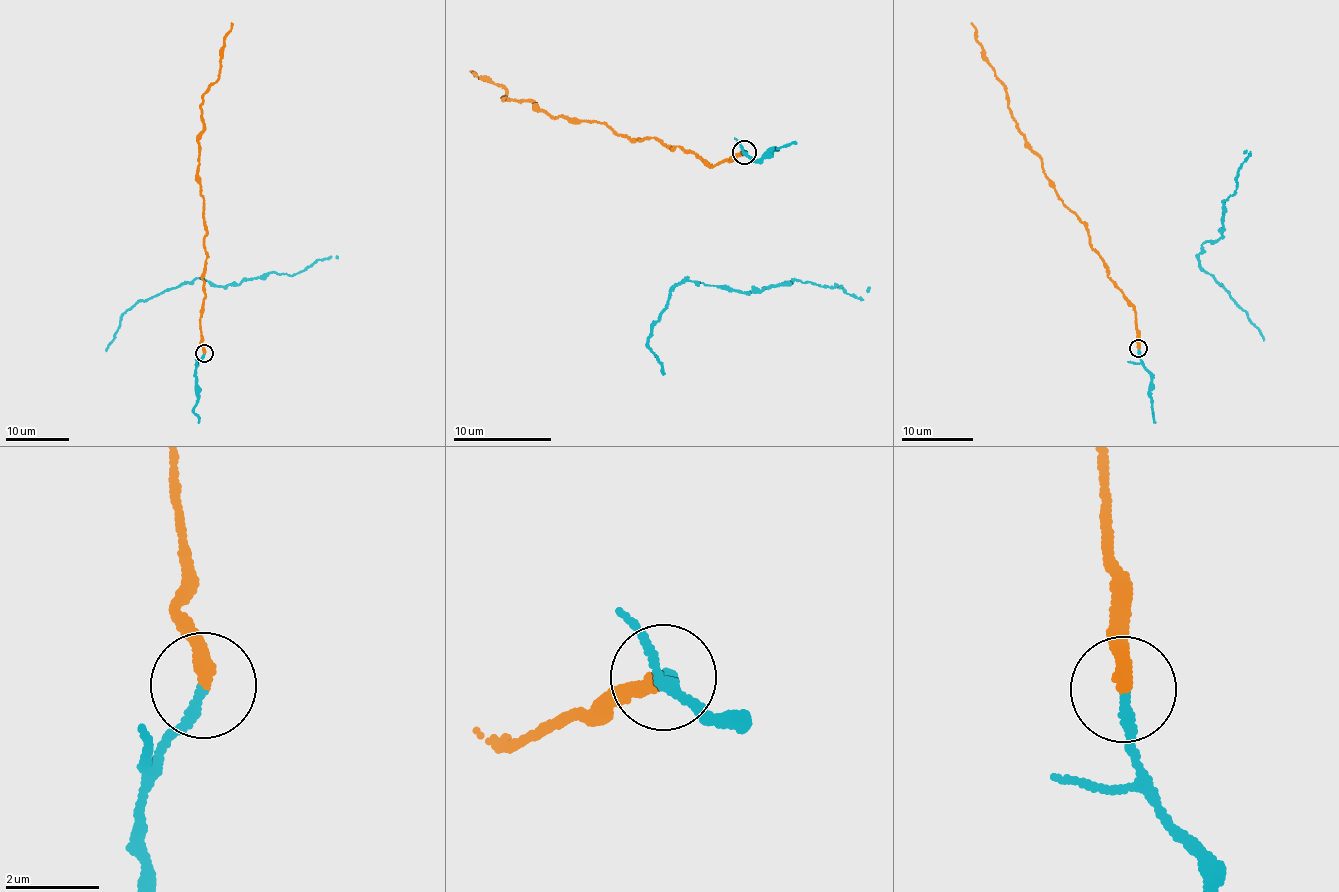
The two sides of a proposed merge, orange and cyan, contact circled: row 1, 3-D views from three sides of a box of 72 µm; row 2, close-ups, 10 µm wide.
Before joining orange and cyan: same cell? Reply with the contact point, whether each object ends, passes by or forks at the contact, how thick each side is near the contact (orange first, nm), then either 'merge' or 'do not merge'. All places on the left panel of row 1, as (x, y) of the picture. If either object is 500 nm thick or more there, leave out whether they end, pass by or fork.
(204, 353) | orange ends | cyan ends | 280/200 nm | merge

